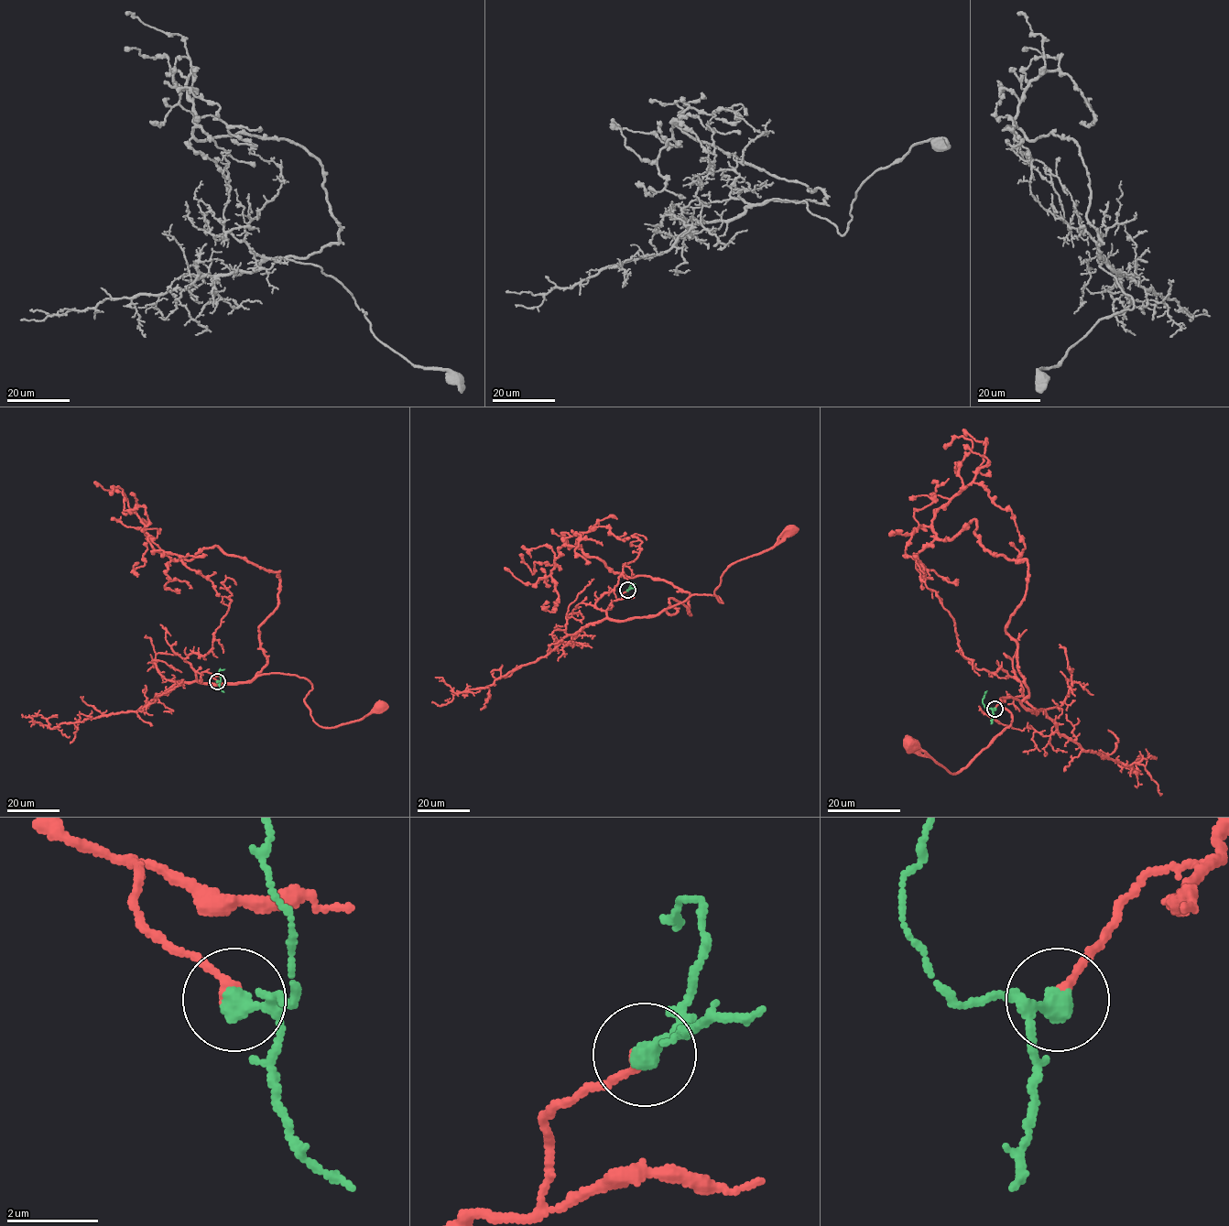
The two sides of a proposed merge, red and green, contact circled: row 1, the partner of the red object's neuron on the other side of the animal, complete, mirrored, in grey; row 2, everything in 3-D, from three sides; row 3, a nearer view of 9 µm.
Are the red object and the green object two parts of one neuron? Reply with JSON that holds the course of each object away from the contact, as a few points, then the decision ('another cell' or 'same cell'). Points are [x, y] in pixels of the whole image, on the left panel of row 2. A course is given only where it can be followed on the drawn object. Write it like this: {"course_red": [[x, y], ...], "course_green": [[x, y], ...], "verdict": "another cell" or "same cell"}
{"course_red": [[217, 681], [197, 672], [210, 684], [306, 678], [312, 688], [304, 703], [325, 727], [378, 706]], "course_green": [[217, 681], [220, 681], [219, 671], [224, 669]], "verdict": "same cell"}

